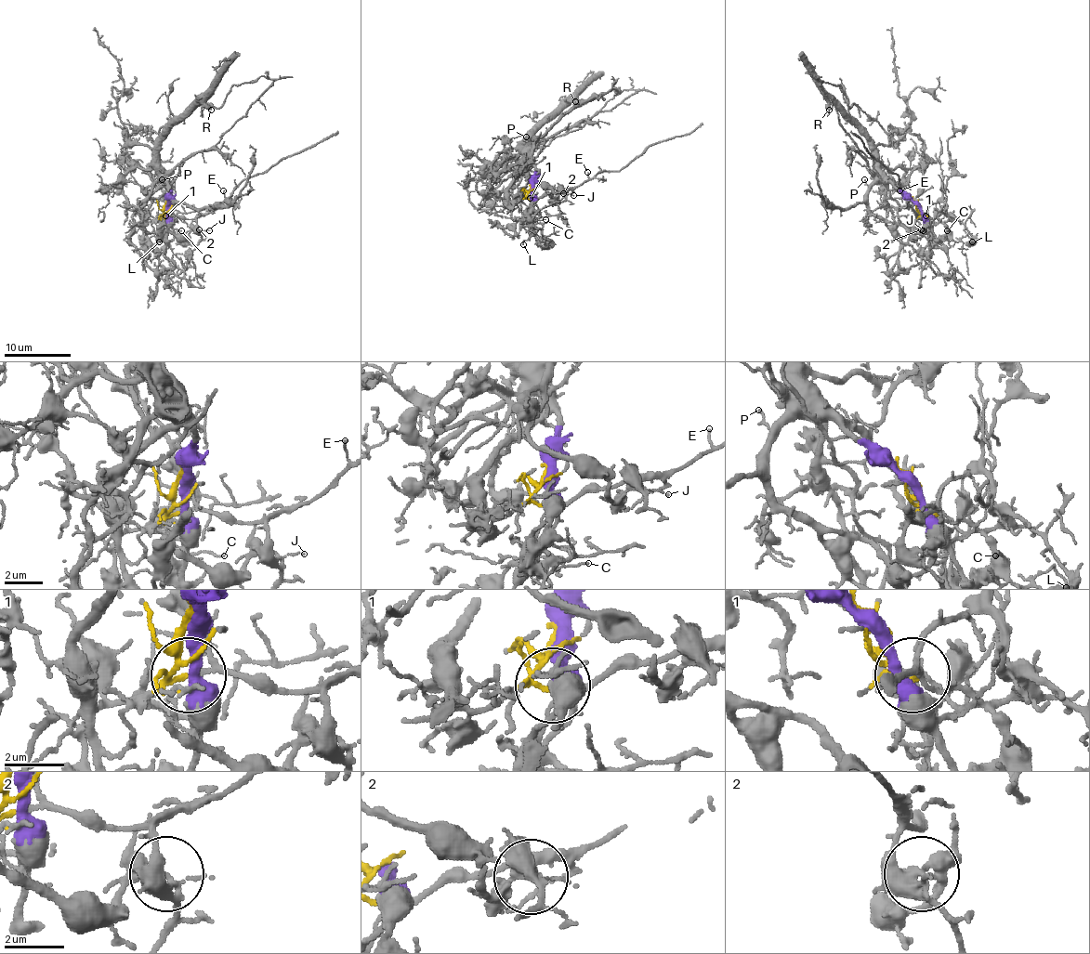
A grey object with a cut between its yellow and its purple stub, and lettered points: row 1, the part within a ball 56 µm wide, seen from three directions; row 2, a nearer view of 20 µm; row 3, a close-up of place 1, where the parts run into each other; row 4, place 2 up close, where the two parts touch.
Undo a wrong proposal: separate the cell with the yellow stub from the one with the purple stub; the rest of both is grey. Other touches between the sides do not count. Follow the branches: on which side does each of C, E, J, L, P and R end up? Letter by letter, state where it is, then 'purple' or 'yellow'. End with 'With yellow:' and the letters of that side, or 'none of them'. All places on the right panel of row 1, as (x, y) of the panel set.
C: (947, 230) | yellow
E: (899, 190) | yellow
J: (923, 230) | purple
L: (972, 241) | yellow
P: (864, 179) | purple
R: (829, 110) | purple
With yellow: C, E, L

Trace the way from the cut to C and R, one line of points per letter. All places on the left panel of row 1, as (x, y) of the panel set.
C: (165, 202), (162, 228), (166, 232), (173, 228), (181, 230)
R: (166, 202), (170, 181), (160, 167), (158, 143), (198, 105), (203, 103), (211, 110)

